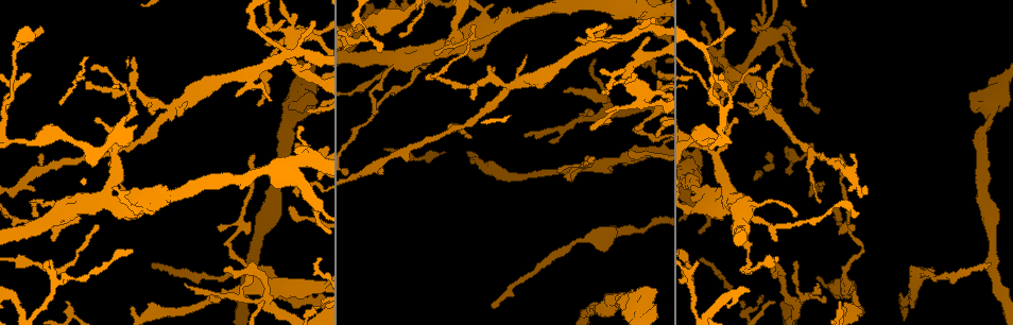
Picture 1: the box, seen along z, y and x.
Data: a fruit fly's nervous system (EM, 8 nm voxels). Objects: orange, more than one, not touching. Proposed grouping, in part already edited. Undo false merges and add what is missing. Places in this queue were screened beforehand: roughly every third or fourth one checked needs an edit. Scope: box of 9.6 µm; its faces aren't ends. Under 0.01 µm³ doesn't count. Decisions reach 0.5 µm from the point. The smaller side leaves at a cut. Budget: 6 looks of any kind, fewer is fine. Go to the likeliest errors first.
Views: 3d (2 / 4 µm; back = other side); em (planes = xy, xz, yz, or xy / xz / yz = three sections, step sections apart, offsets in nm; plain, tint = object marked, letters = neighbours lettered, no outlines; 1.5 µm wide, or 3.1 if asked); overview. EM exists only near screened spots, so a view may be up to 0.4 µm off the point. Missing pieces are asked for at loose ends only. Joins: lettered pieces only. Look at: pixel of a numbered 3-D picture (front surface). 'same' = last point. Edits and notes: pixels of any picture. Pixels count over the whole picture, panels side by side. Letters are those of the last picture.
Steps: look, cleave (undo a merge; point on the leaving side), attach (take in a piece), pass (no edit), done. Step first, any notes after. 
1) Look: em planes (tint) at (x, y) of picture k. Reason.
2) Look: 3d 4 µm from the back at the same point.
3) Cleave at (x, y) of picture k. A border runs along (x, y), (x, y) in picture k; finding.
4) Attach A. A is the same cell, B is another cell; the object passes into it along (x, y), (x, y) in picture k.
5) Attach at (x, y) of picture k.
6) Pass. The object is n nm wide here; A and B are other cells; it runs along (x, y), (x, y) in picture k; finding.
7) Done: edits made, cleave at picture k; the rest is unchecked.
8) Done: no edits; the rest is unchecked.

Look: em xy step 8 (tint) at (524, 135) of picture 1. An open end.

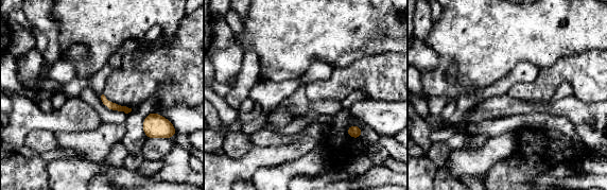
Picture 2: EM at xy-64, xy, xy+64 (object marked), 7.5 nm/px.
Look: em planes (letters) at the same point. Another direction.

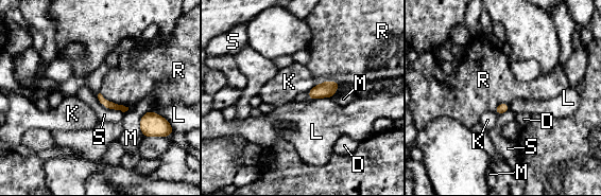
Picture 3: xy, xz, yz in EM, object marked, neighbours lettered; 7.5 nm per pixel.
Pass. The longest contact is with S, 240 nm; D, K, L, M, R and S are other cells; none of them fits.

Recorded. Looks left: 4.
Look: em xz step 8 (tint) at (493, 308) of picture 1. End of a long branch.

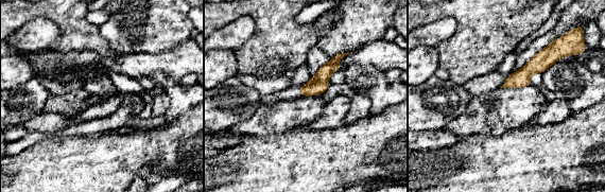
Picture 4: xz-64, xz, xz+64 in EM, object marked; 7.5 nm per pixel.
Look: em planes (letters) at the same point. Cut it another way.

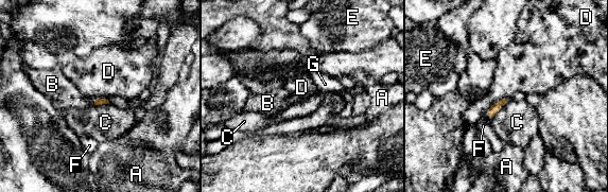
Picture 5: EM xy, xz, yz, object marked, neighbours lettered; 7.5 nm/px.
Attach B. B is the same cell, A, C, D, E, F and G are other cells; the object passes into it along (99, 101), (94, 102), (63, 93) in picture 5; it goes on there.

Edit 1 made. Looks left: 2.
Look: overview.

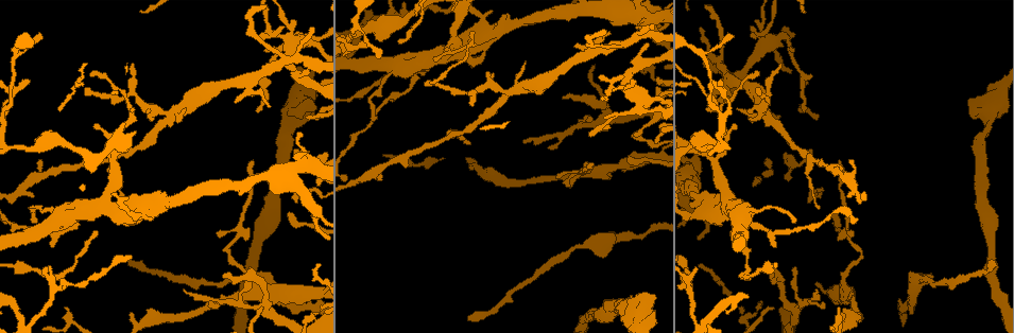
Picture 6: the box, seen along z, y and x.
Look: em yz step 4 (letters) at (73, 216) of picture 6.

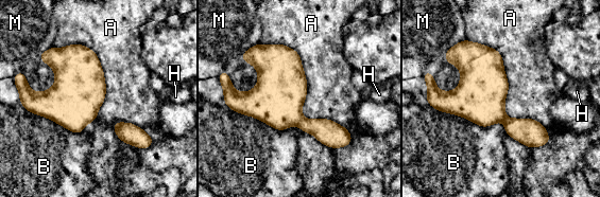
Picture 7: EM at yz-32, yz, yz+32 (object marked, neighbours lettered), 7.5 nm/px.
Pass. The object is 380 nm wide here; A, B, H and M are other cells; a border runs along (427, 102), (507, 133) in picture 7; all the same neuron.

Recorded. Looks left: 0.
Done: edits made, attach at picture 5; the rest is unchecked.

